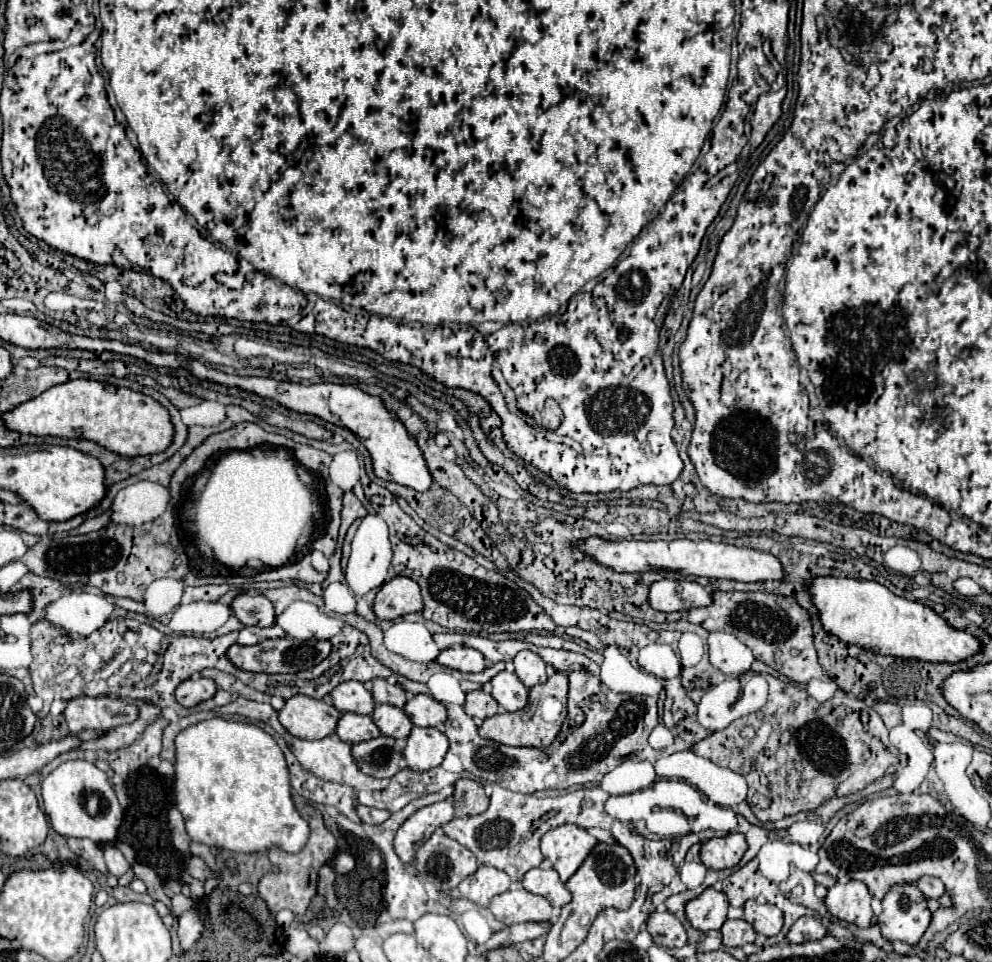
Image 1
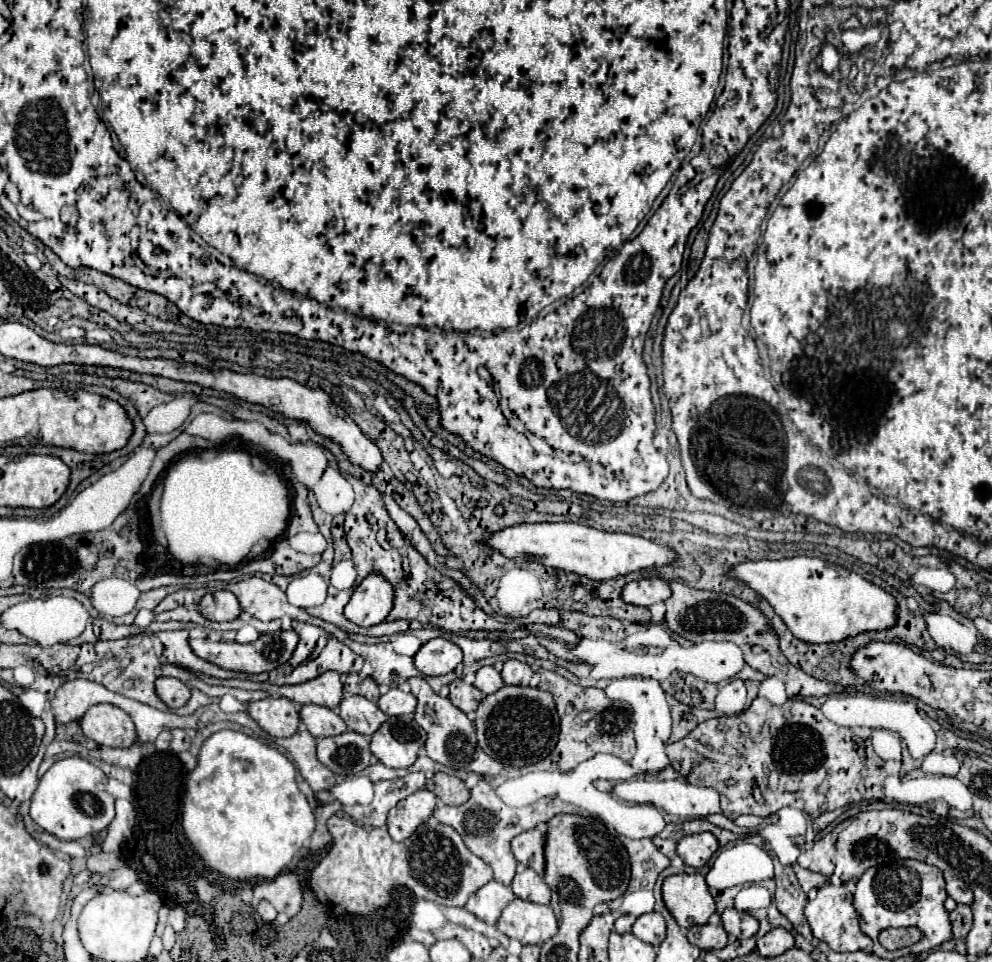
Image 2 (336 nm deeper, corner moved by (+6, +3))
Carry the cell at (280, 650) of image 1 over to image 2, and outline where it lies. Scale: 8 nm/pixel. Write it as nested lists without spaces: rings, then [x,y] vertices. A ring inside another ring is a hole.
[[[294,630],[288,632],[272,632],[272,634],[262,634],[256,642],[250,644],[236,644],[236,642],[210,642],[204,638],[188,638],[188,644],[196,656],[202,660],[208,660],[210,664],[216,664],[224,670],[236,670],[236,672],[246,672],[246,674],[260,674],[266,670],[274,670],[288,662],[292,656],[296,644],[298,644],[298,634]]]

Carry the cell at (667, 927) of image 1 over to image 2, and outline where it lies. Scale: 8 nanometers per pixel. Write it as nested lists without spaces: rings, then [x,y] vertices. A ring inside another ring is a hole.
[[[658,912],[642,914],[642,916],[638,916],[638,920],[632,926],[632,934],[636,938],[640,938],[642,942],[658,946],[666,936],[666,922]]]

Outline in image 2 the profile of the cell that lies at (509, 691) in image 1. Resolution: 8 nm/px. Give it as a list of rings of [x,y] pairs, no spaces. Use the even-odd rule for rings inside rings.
[[[482,666],[482,668],[476,672],[474,686],[476,686],[482,694],[494,694],[494,692],[498,692],[498,690],[504,686],[504,682],[502,682],[500,672],[498,672],[494,666]]]

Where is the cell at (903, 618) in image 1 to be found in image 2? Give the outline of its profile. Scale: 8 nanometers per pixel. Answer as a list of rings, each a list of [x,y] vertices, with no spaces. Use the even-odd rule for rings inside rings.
[[[794,556],[784,560],[748,560],[732,566],[728,576],[746,582],[764,596],[788,630],[804,642],[840,642],[868,630],[886,630],[896,624],[896,600],[838,564],[820,558]]]

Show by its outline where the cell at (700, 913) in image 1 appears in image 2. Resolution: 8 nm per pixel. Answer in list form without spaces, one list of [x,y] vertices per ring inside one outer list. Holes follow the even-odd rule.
[[[702,874],[668,876],[662,884],[662,898],[668,912],[686,930],[696,924],[706,924],[716,910]]]

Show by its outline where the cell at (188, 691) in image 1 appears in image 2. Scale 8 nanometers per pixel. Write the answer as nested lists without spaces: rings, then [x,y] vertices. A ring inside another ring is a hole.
[[[160,676],[156,680],[156,694],[168,708],[176,710],[176,708],[180,708],[180,706],[184,706],[188,702],[190,688],[184,682],[176,680],[176,678]]]

